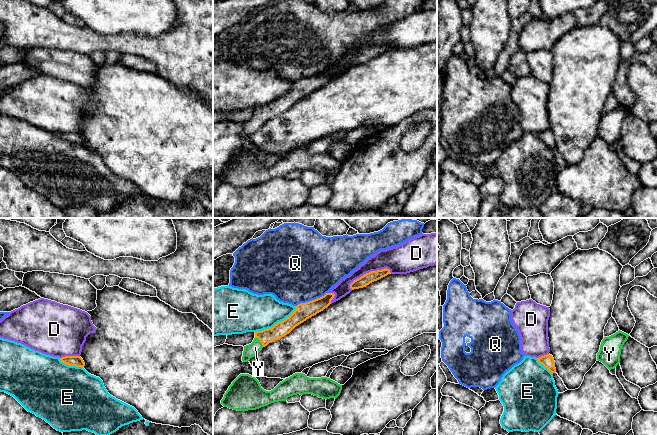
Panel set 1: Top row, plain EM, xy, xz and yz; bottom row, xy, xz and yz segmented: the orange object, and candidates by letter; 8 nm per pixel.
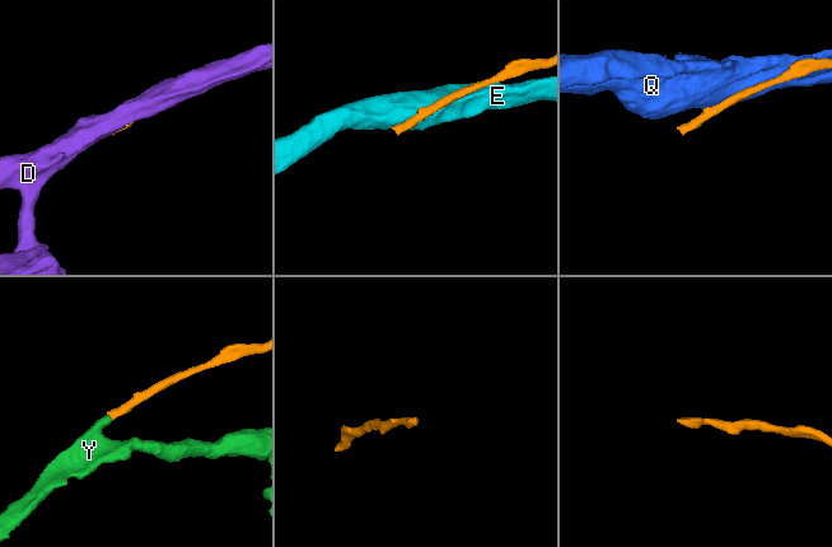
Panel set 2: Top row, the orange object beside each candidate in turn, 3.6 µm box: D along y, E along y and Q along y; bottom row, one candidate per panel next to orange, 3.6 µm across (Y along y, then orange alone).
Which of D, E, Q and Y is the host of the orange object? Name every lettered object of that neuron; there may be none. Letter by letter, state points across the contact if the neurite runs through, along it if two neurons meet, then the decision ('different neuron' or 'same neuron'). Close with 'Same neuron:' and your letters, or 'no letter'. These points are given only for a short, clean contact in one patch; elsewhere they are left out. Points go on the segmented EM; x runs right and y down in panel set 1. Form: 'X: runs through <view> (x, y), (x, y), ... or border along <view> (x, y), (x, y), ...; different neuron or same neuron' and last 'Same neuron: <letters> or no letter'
D: different neuron
E: different neuron
Q: different neuron
Y: same neuron
Same neuron: Y

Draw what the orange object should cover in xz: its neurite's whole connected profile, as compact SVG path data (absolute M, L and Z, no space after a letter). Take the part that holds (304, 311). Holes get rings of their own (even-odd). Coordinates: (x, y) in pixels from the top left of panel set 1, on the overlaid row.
M326 293L315 300L300 303L295 306L296 310L285 320L278 322L272 328L255 332L255 338L249 345L244 346L242 361L247 362L257 355L263 347L289 334L296 326L307 319L323 311L331 304L334 293Z

